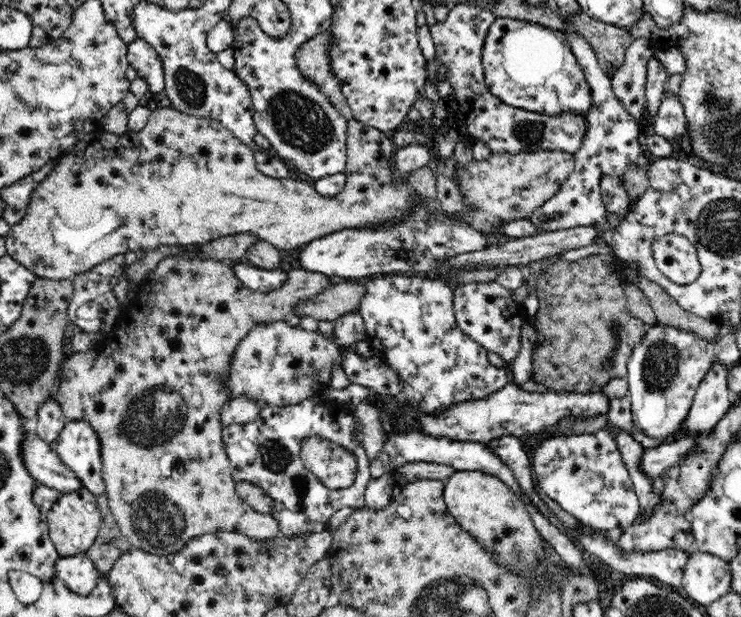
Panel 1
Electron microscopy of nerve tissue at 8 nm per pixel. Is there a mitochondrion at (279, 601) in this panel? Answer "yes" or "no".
no

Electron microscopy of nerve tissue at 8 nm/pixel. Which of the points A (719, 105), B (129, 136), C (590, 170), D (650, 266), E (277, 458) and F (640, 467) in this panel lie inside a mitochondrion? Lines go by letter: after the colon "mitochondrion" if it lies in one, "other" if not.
A: mitochondrion
B: other
C: other
D: other
E: mitochondrion
F: other

